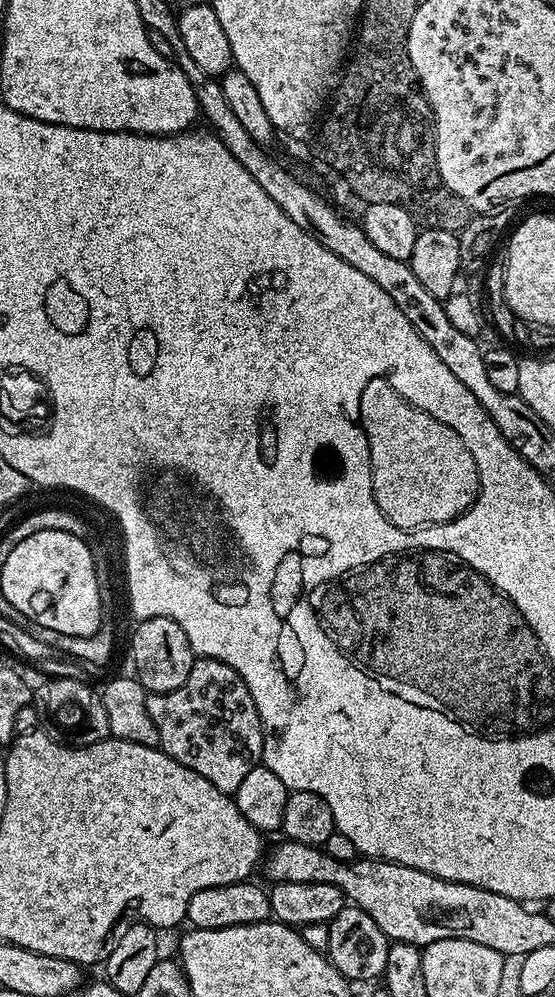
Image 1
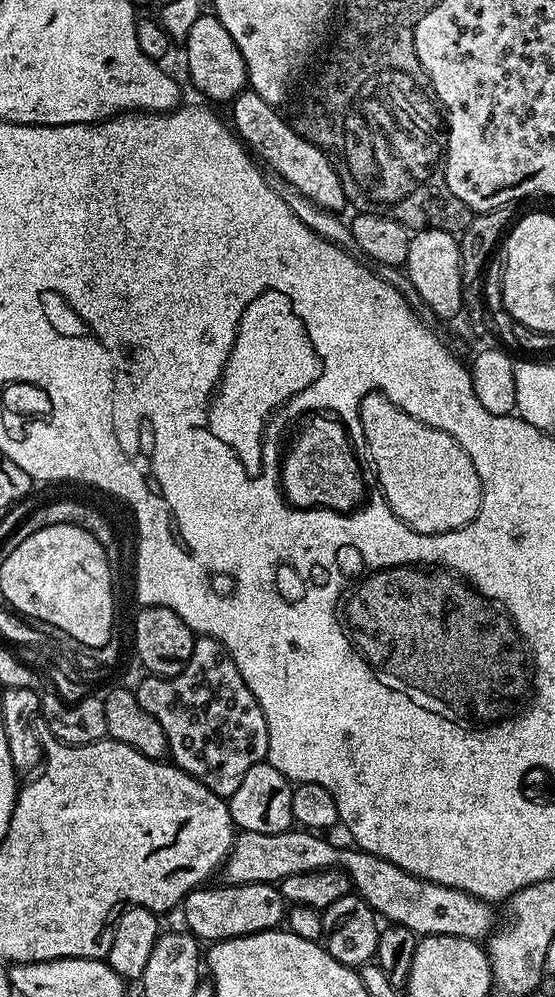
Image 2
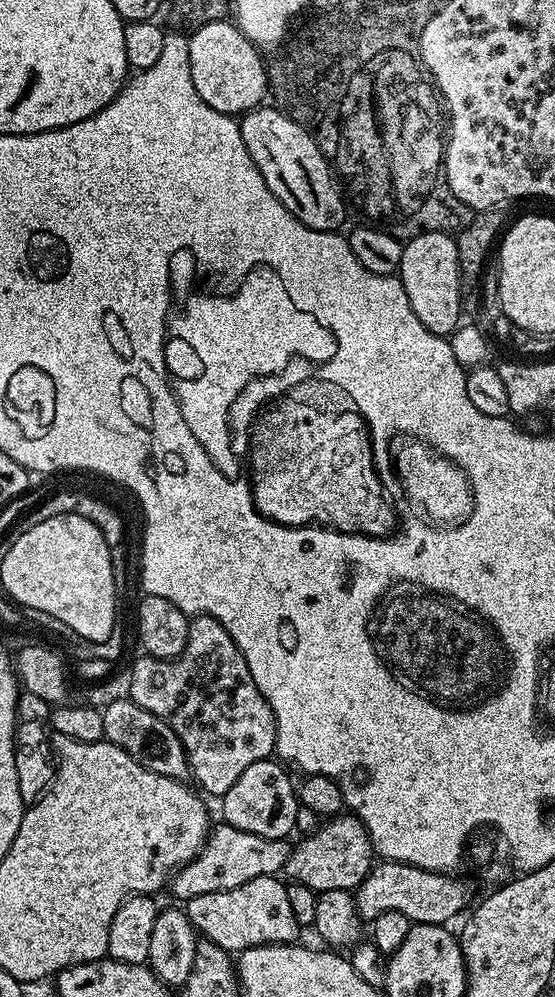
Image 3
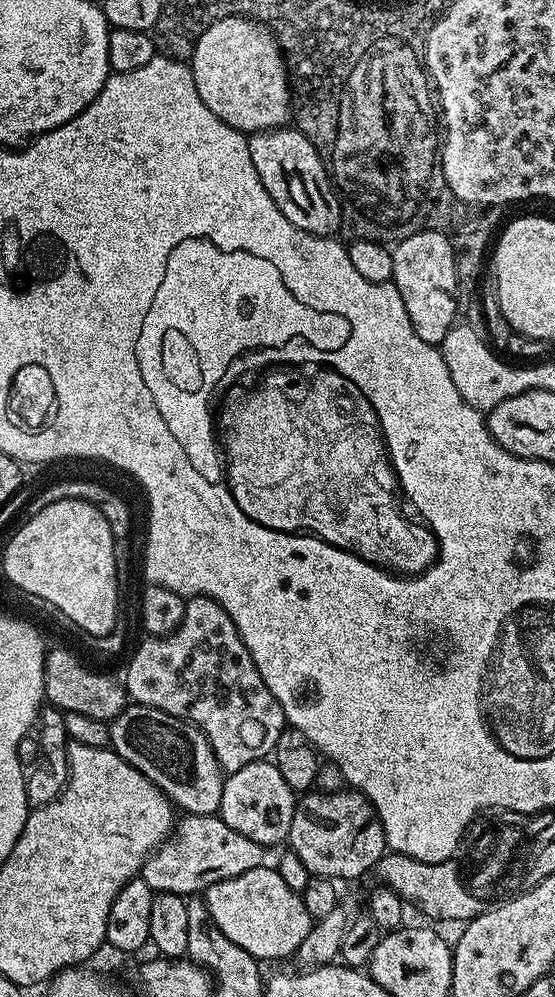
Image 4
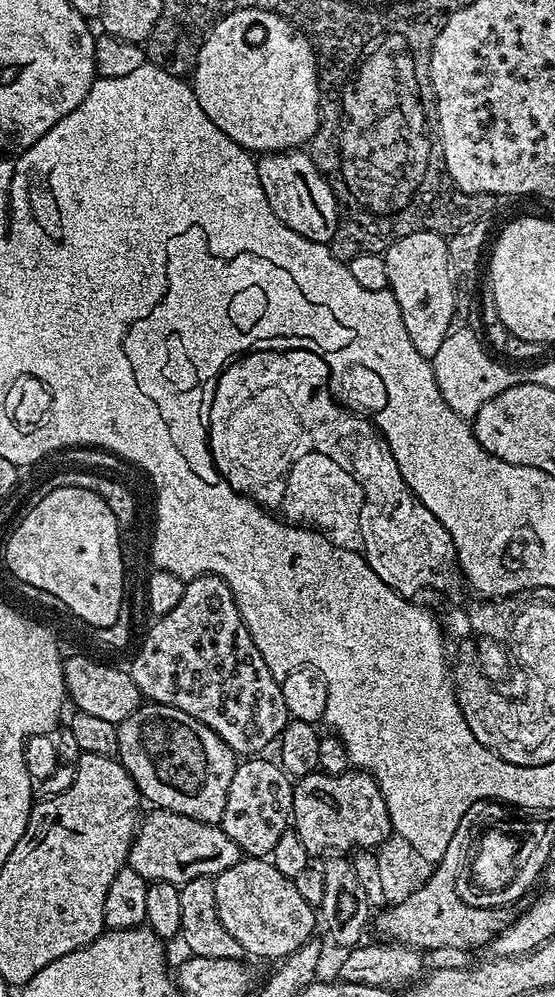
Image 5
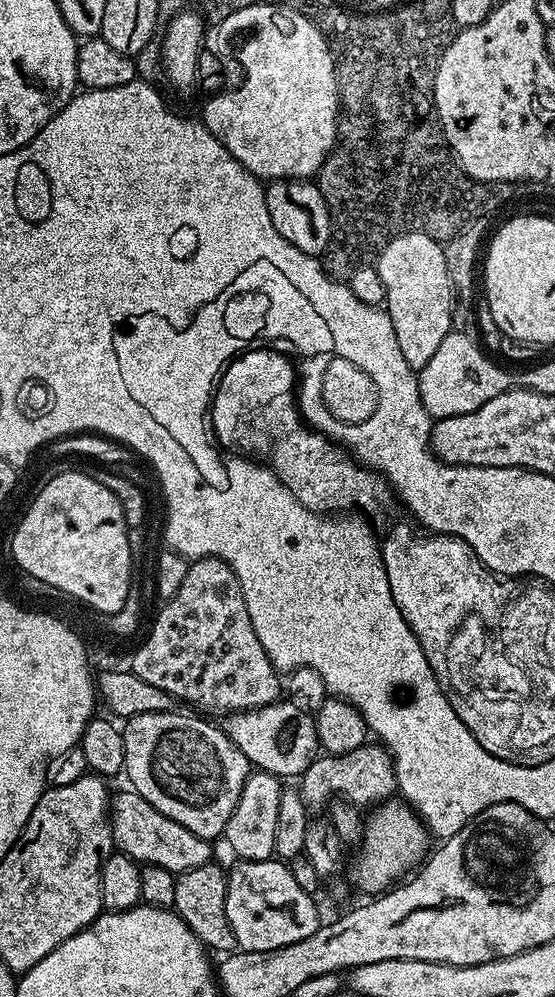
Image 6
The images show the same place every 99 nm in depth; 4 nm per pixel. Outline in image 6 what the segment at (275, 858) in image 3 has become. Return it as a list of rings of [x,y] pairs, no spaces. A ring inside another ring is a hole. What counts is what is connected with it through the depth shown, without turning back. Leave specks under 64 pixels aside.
[[[125,790],[111,797],[110,823],[115,851],[123,852],[141,866],[157,864],[179,874],[213,859],[213,845],[209,841],[198,838],[198,834],[190,834],[186,826],[178,826],[178,822],[174,822],[174,818],[166,818],[162,810],[154,810],[154,806],[150,806],[150,802],[137,792]]]

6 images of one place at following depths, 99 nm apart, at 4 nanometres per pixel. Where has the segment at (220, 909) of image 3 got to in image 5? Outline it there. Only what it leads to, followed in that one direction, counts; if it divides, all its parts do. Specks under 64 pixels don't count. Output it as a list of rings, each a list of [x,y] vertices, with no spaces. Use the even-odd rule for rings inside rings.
[[[241,858],[237,864],[230,866],[230,870],[222,870],[222,874],[214,877],[214,902],[218,902],[218,918],[222,918],[222,926],[238,938],[245,953],[251,956],[265,956],[271,962],[279,961],[289,956],[298,946],[302,946],[313,935],[312,927],[318,924],[318,916],[313,908],[298,894],[295,879],[283,876],[272,865],[268,858]]]

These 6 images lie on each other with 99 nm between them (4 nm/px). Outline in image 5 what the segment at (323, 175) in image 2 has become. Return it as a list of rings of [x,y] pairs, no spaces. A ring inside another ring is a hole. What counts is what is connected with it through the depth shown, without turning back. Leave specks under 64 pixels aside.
[[[304,150],[270,152],[257,159],[256,169],[266,202],[270,202],[270,210],[274,210],[278,219],[310,242],[331,245],[338,226],[336,199],[311,155]]]

